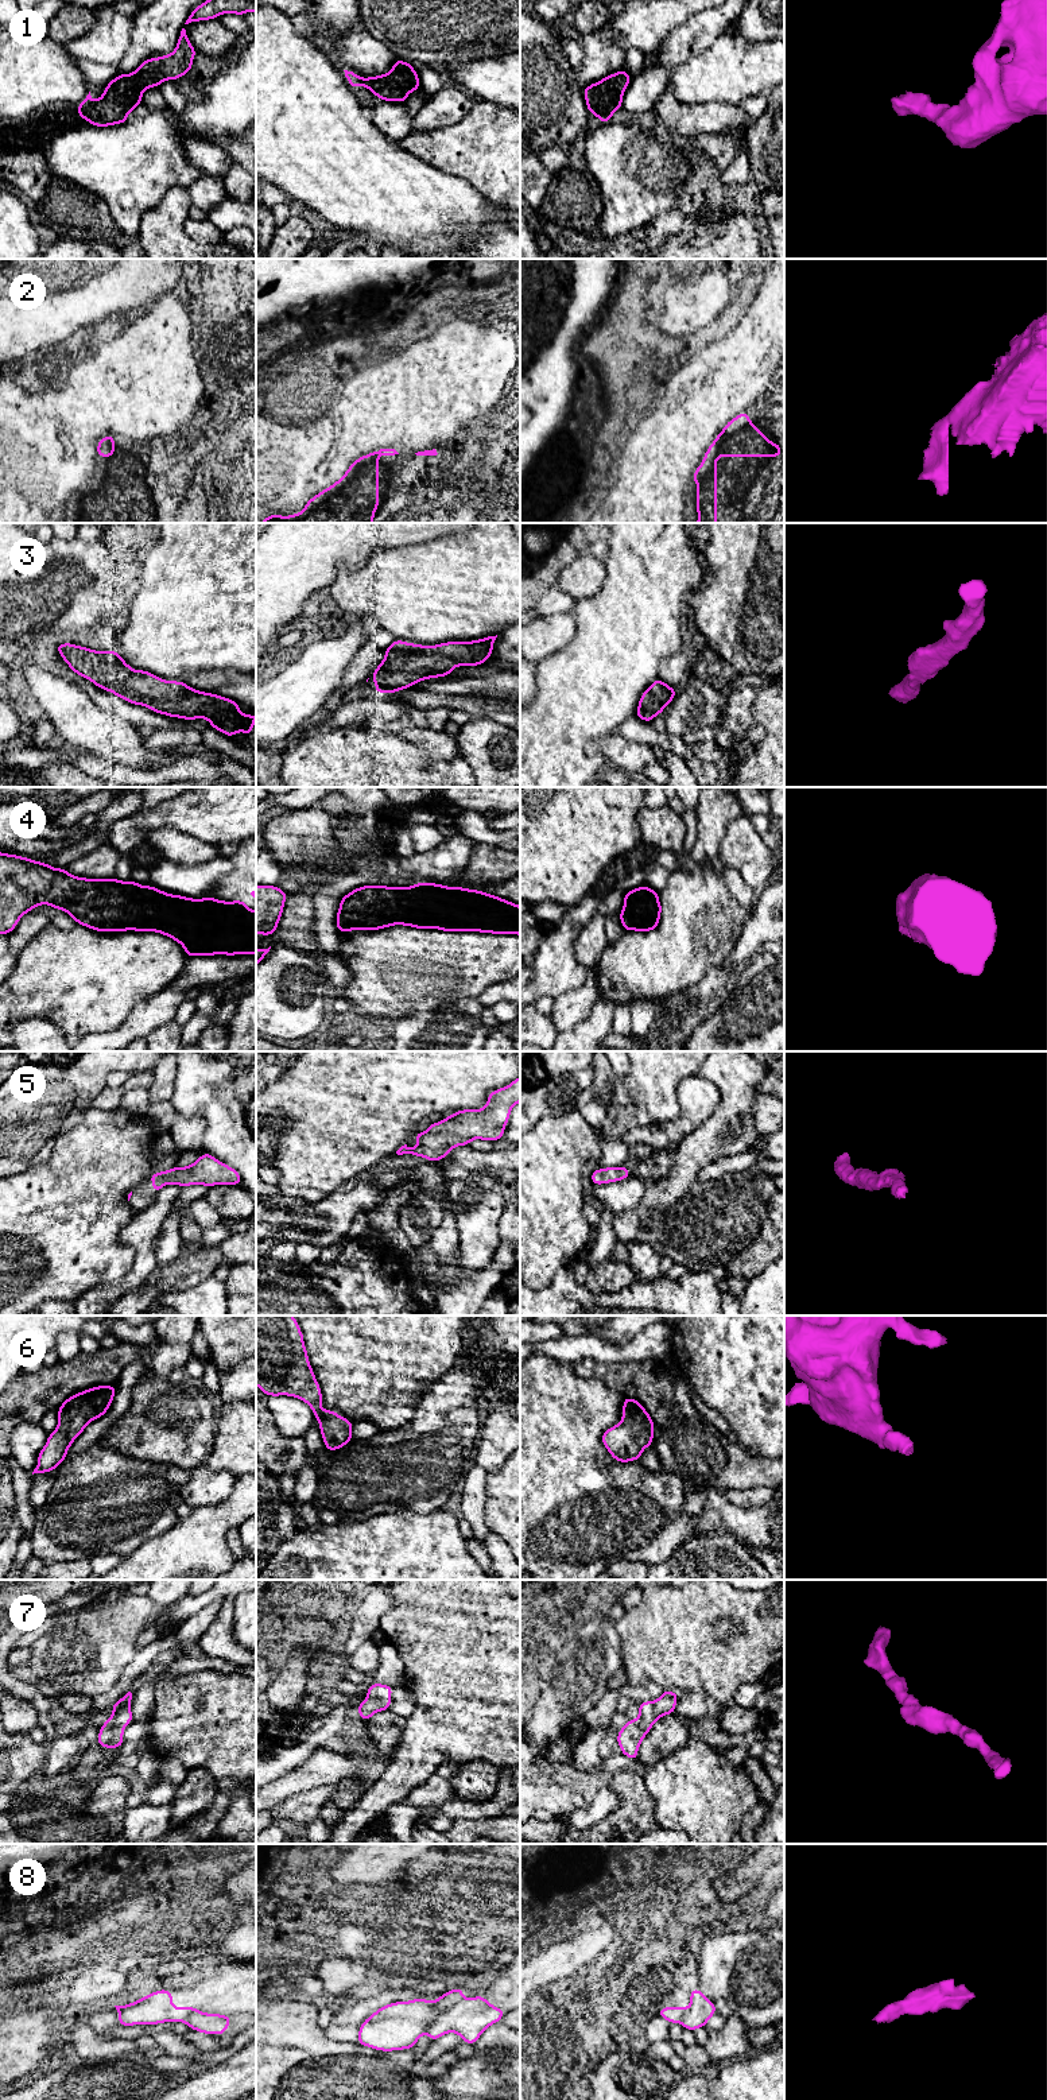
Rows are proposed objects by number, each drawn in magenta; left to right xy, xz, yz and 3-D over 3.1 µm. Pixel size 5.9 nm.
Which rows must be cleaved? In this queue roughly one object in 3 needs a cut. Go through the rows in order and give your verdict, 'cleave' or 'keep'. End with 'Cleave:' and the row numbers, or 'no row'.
1: keep
2: keep
3: keep
4: keep
5: keep
6: keep
7: keep
8: cleave
Cleave: 8

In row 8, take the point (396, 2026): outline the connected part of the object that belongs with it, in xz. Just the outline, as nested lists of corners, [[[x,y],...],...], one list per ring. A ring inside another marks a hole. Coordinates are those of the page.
[[[458,1987],[438,1996],[435,2002],[416,1998],[385,2004],[362,2022],[357,2043],[381,2051],[412,2049],[430,2025],[461,2000],[464,1991]]]

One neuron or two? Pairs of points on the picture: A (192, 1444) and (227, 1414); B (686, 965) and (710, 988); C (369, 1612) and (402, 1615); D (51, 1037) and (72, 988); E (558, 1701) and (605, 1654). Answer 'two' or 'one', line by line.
A: two
B: two
C: two
D: two
E: one

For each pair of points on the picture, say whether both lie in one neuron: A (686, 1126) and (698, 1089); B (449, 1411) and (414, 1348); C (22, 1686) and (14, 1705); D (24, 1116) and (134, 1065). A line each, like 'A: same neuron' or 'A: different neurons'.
A: same neuron
B: different neurons
C: different neurons
D: same neuron

